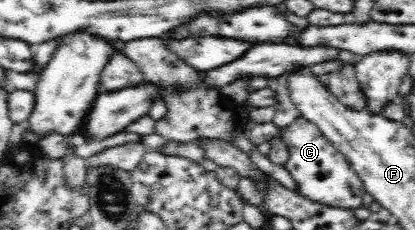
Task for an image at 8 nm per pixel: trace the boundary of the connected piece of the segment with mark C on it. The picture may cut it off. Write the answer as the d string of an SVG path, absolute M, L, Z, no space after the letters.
M300 115L290 125L280 127L278 137L284 141L289 153L289 159L283 166L297 184L296 193L302 198L332 208L354 210L364 207L363 197L367 193L364 182L357 176L344 154L333 146L315 123Z

